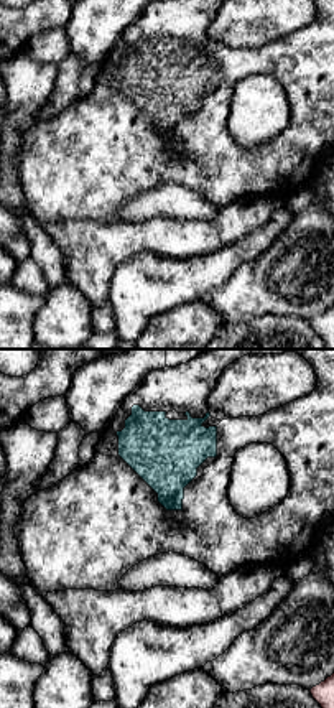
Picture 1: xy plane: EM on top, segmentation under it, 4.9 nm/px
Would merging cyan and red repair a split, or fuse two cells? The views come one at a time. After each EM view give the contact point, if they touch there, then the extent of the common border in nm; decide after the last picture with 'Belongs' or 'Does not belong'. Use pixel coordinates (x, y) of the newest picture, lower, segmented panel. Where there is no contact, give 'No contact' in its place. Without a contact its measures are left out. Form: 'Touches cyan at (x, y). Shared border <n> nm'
No contact

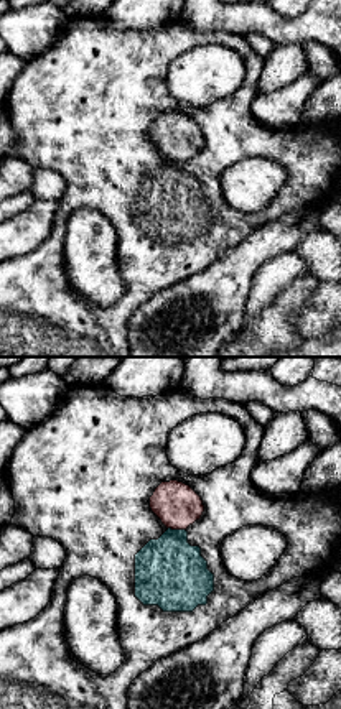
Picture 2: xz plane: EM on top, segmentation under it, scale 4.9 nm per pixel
Touches cyan at (177, 530). Shared border 90 nm

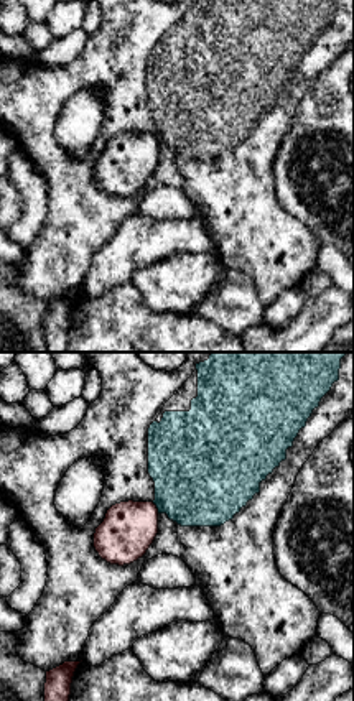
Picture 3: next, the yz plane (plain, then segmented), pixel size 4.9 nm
Touches cyan at (157, 507). Shared border 70 nm

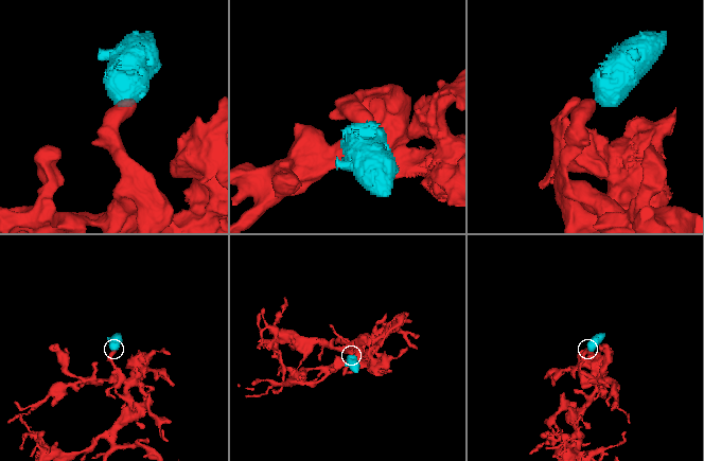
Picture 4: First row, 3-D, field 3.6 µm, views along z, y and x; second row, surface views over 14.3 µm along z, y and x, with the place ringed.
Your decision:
Does not belong

